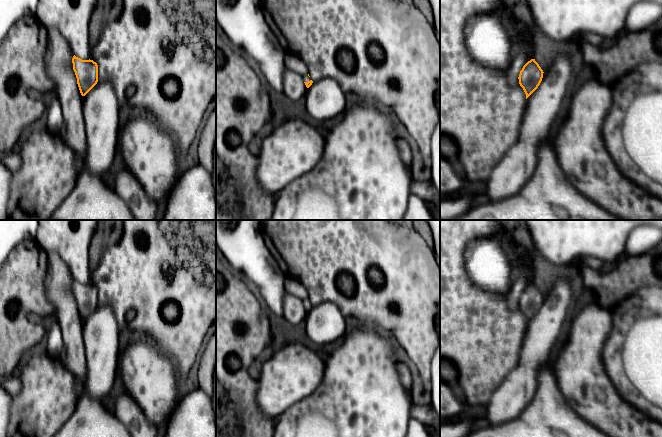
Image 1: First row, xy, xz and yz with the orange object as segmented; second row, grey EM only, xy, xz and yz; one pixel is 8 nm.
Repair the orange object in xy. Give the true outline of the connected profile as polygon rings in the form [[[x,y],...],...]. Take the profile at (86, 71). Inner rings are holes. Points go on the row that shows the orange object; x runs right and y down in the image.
[[[72,58],[73,70],[82,96],[85,96],[98,82],[98,65],[93,60]]]

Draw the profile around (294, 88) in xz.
[[[286,69],[283,76],[283,93],[293,101],[300,100],[305,97],[307,87],[303,81],[303,76]]]

